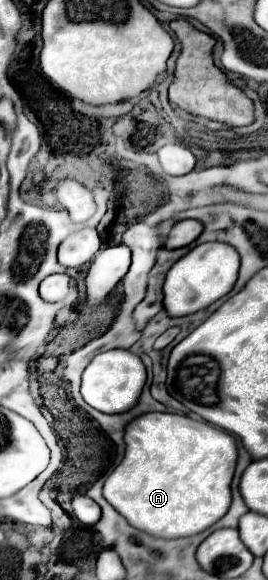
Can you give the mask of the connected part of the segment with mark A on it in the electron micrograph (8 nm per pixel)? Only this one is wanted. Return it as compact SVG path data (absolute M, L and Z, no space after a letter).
M145 413L133 419L125 429L125 457L109 473L103 485L103 497L113 505L135 529L161 539L191 537L217 523L231 505L231 479L237 463L235 439L201 421L193 421L175 413Z

